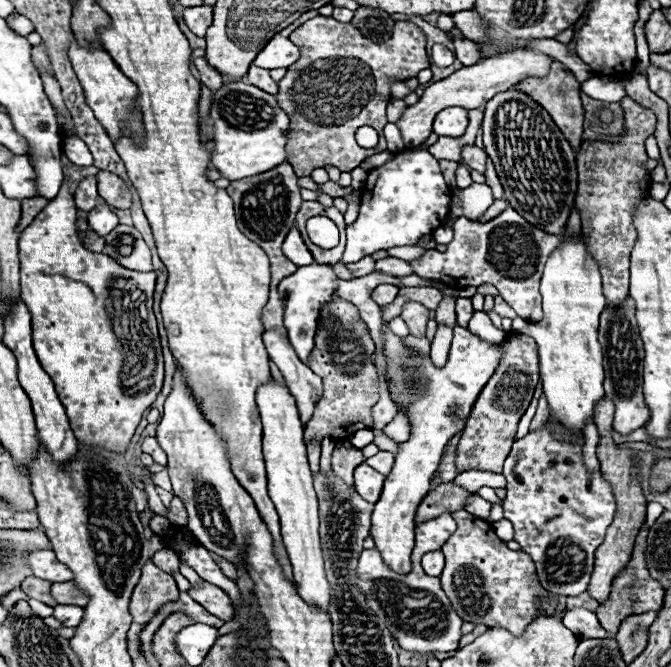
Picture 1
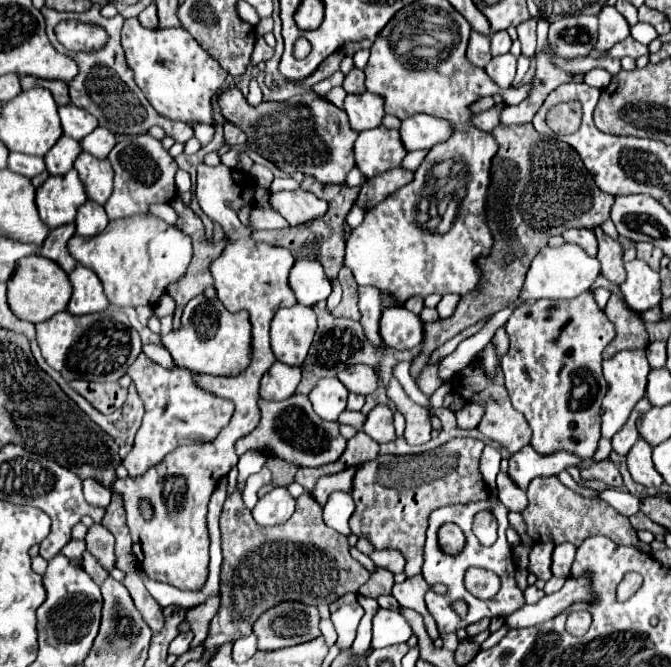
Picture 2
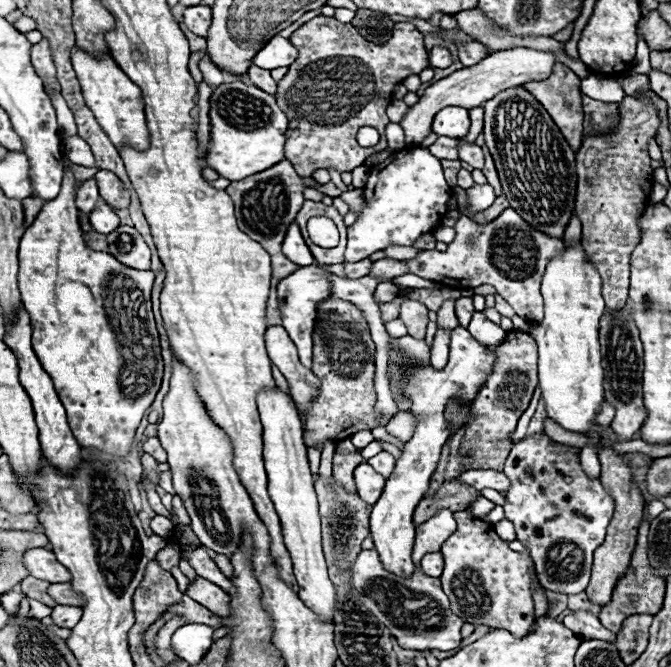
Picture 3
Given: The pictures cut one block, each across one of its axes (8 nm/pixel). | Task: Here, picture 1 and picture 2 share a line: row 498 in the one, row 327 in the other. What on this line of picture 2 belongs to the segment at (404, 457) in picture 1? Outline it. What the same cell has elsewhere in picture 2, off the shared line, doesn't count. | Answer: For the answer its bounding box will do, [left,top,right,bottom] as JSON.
[380,308,422,348]

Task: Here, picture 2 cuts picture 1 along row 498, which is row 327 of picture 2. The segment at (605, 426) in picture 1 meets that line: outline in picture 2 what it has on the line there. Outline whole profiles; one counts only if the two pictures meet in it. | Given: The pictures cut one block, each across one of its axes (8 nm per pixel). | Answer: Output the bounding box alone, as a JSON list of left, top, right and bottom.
[604,294,648,358]

